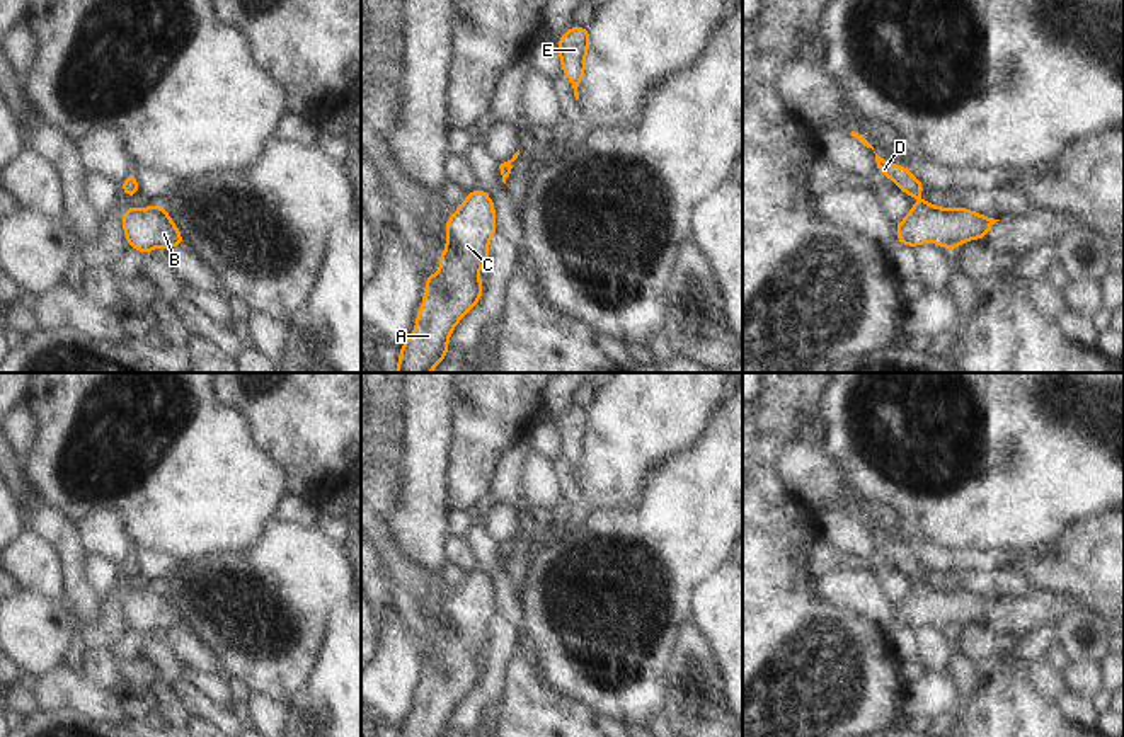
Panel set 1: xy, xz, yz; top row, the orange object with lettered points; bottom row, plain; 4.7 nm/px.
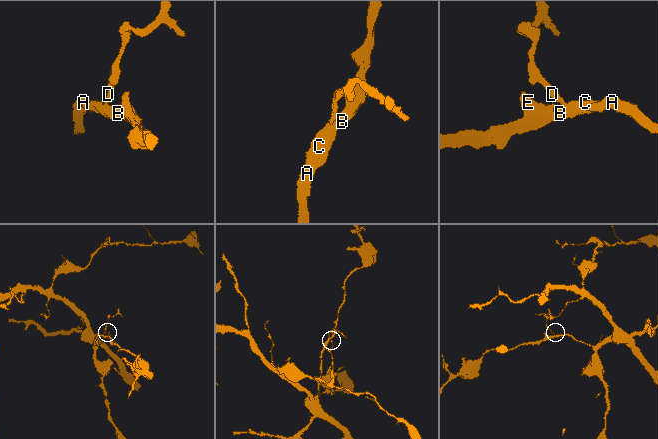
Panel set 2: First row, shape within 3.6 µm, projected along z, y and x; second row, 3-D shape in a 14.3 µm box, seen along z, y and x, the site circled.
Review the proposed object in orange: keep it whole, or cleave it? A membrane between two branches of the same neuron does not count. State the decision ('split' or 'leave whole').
leave whole

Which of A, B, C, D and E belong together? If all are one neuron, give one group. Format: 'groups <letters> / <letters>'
groups A B C D E

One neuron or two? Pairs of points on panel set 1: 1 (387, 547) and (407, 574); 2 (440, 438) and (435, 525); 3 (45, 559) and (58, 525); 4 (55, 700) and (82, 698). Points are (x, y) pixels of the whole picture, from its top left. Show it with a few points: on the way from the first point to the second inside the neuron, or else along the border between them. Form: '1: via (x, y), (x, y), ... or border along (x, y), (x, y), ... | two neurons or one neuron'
1: via (392, 554), (402, 567) | one neuron
2: via (433, 460), (433, 502) | one neuron
3: border along (29, 530), (45, 535), (62, 554), (67, 581) | two neurons
4: via (62, 698), (75, 698) | one neuron

